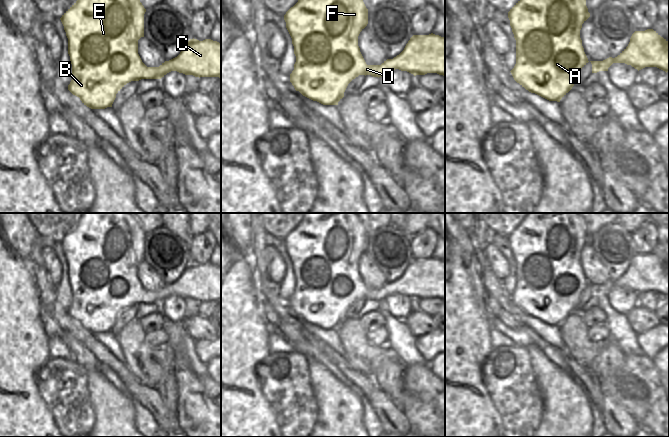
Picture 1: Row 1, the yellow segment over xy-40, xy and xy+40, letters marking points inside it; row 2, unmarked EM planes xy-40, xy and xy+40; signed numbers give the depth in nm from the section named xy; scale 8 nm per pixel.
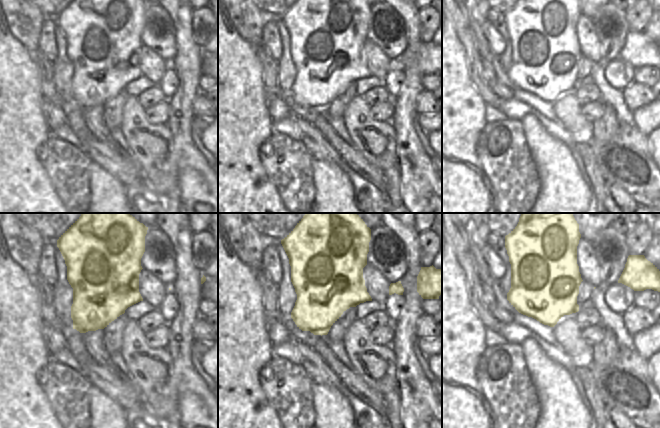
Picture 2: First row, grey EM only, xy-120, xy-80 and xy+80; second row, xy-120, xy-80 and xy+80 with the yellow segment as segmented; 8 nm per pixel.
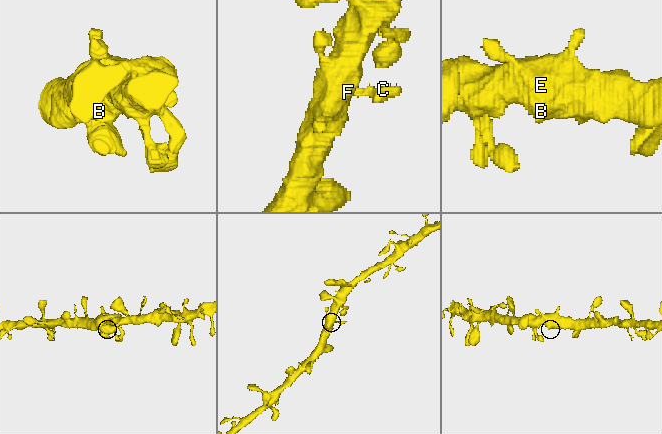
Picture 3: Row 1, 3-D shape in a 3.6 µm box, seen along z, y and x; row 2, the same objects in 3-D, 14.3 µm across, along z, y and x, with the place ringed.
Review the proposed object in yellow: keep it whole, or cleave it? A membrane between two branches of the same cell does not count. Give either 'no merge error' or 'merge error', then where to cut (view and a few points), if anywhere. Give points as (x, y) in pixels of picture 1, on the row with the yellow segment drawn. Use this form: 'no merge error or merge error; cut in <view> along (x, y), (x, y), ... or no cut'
no merge error; no cut

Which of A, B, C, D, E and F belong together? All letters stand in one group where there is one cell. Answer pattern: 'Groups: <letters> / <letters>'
Groups: A B C D E F.

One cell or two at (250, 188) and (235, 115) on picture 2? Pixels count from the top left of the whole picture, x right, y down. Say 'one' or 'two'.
one

